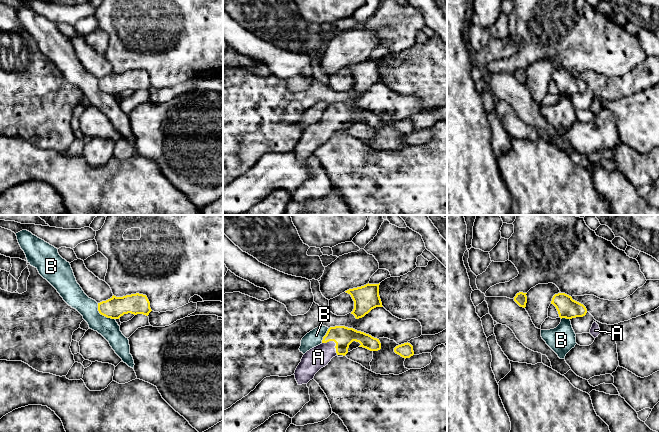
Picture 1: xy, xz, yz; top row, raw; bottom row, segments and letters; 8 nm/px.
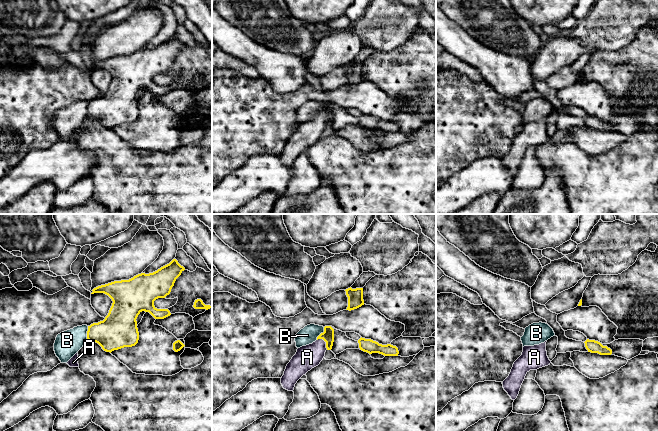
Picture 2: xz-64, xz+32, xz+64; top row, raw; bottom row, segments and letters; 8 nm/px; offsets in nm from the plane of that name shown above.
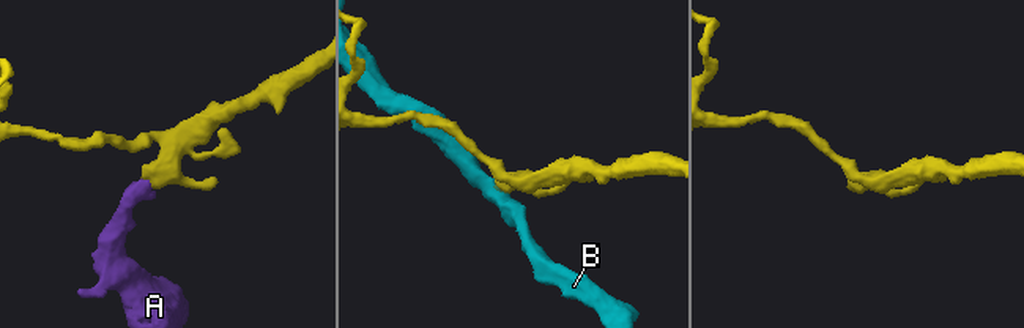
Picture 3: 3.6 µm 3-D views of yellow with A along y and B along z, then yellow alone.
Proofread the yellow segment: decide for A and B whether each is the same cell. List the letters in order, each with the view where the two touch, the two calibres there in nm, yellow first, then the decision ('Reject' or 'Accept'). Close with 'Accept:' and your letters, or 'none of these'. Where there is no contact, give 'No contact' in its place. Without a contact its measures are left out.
A: Touches yellow in xz. Thickness 160 nm (yellow) against 180 nm. Accept
B: Touches yellow in xy. Thickness 170 nm (yellow) against 160 nm. Reject
Accept: A

